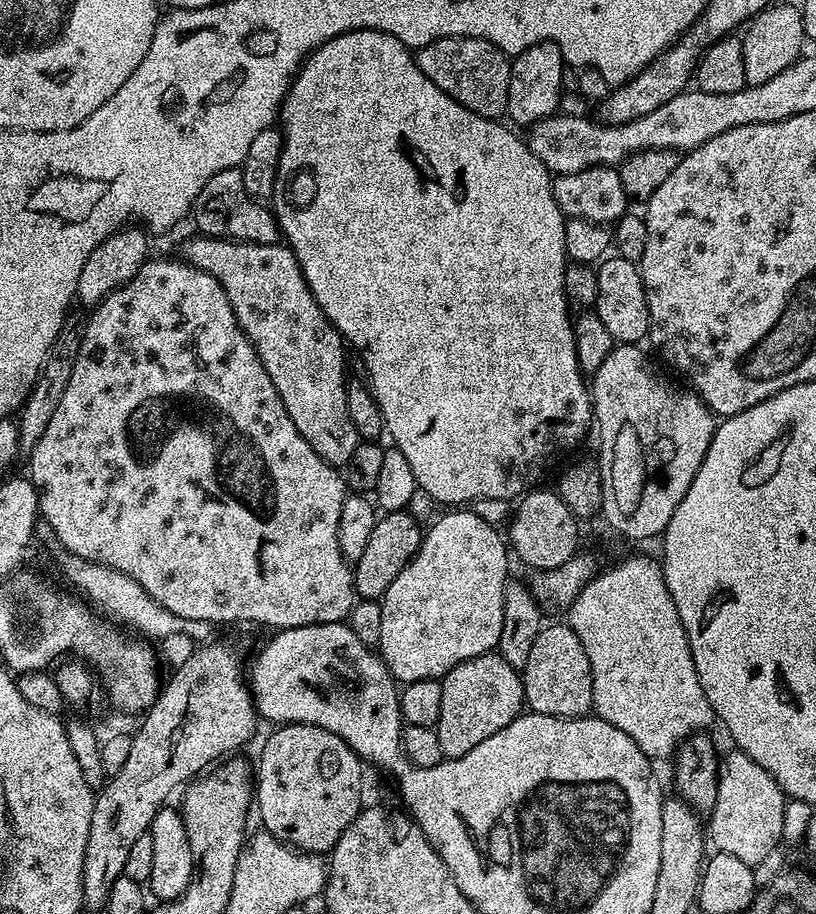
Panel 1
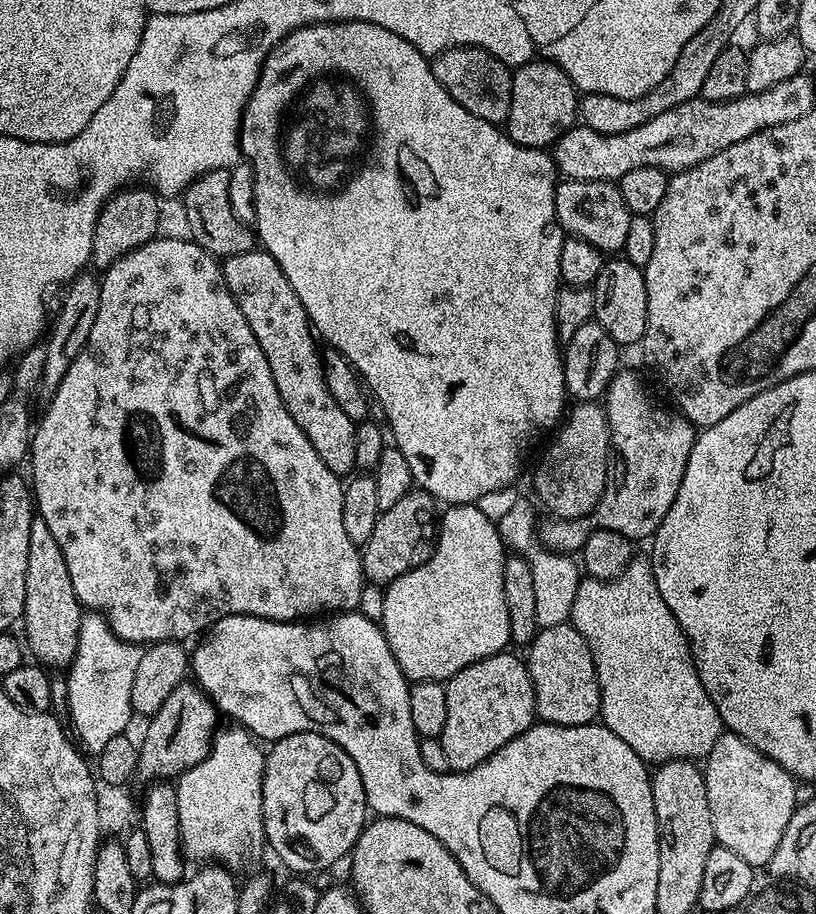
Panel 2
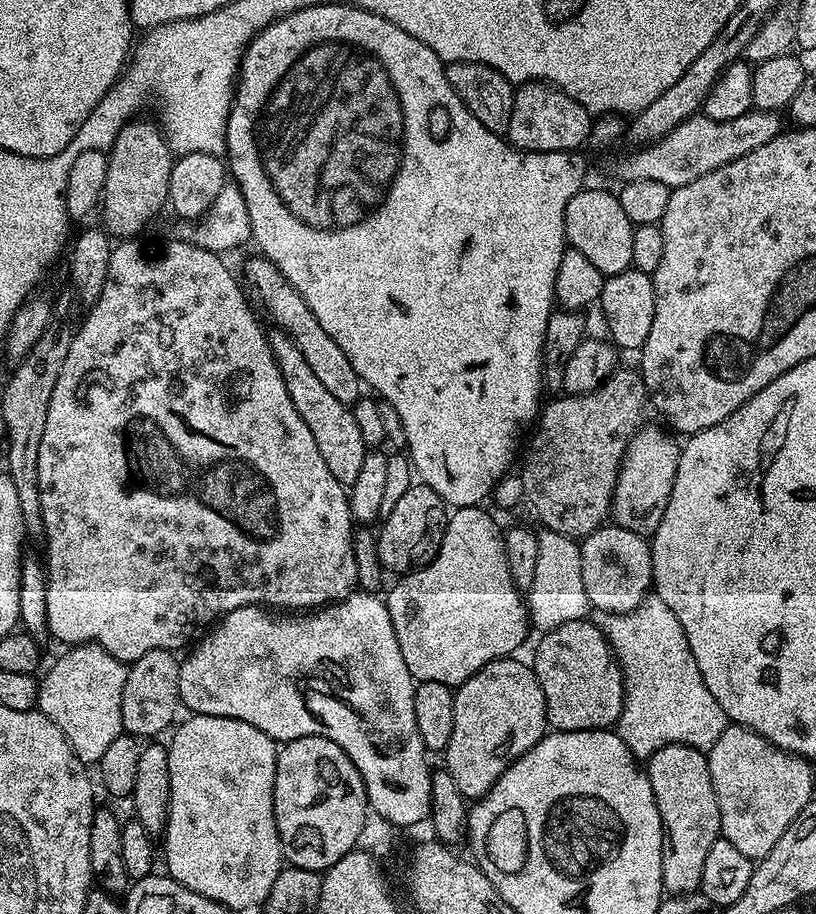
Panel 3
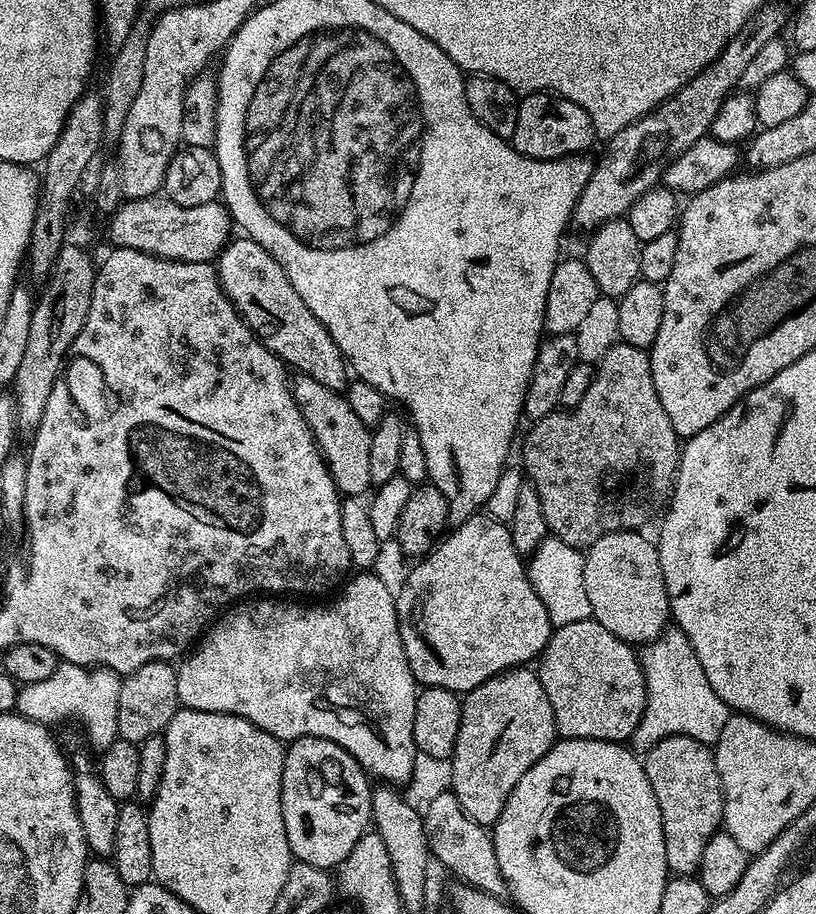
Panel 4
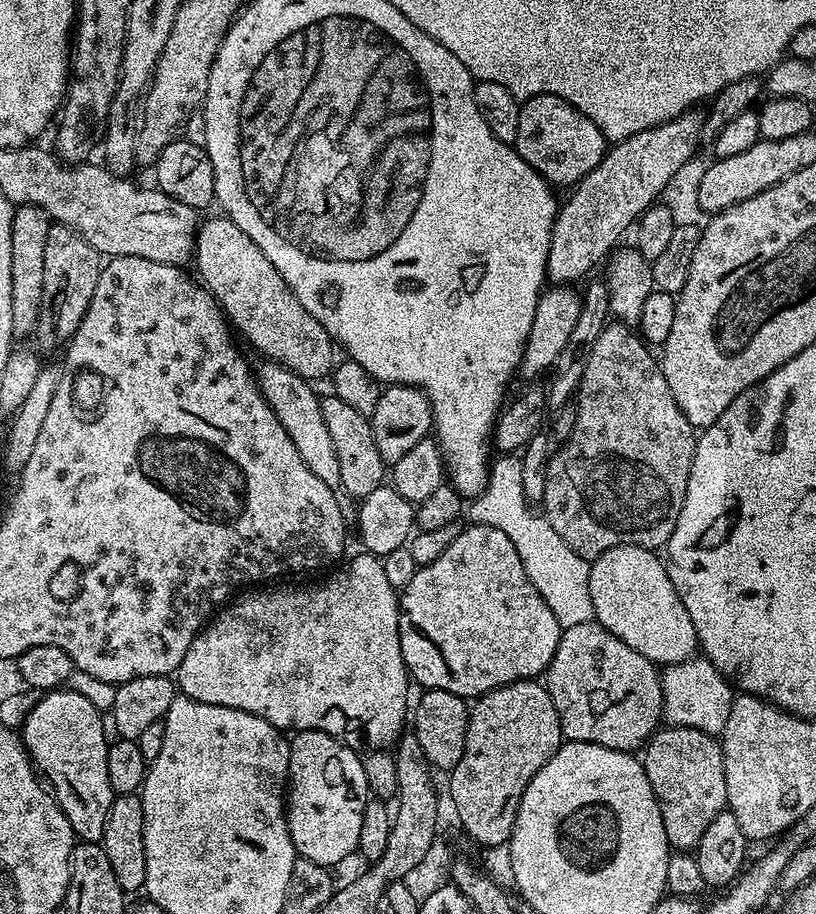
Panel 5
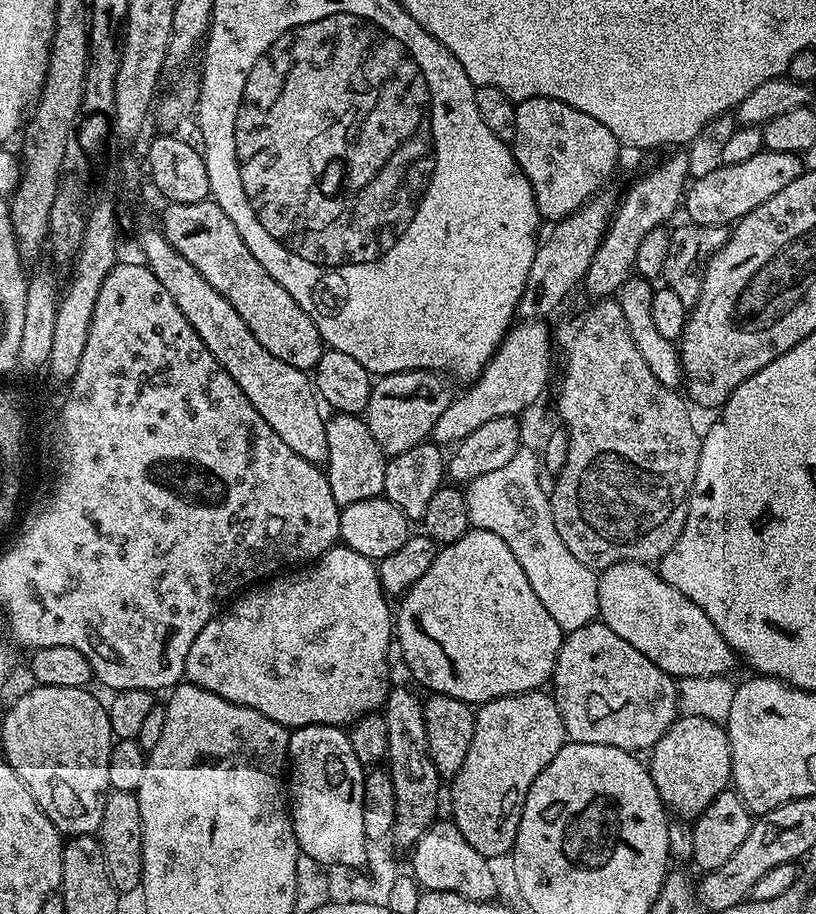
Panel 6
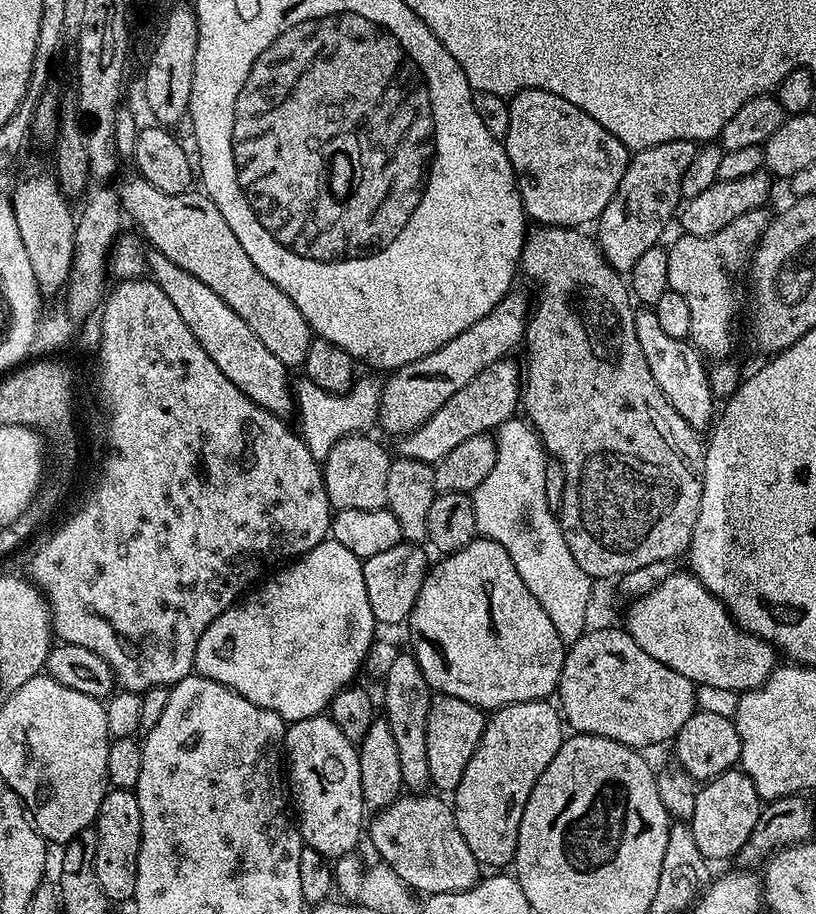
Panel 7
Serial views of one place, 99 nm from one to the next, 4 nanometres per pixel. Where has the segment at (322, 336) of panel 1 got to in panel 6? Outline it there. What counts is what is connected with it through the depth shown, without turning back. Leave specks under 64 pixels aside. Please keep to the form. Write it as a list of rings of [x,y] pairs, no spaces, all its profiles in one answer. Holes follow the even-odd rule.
[[[338,412],[327,417],[325,428],[329,446],[326,475],[334,502],[343,506],[381,495],[386,478],[386,457],[378,442],[374,442],[374,434],[370,434],[368,423],[360,416]]]

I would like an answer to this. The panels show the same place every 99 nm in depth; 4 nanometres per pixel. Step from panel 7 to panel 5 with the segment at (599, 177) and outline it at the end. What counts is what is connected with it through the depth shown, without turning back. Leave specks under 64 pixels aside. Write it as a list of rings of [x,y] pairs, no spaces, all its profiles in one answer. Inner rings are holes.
[[[535,96],[520,104],[518,132],[514,143],[516,153],[549,184],[579,184],[604,157],[606,141],[602,130],[574,106],[557,96]]]

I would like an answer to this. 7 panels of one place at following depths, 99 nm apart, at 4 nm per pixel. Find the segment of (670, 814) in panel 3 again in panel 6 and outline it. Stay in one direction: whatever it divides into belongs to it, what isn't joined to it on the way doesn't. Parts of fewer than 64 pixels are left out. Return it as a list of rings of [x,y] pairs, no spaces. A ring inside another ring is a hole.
[[[677,715],[676,721],[658,738],[646,760],[648,772],[665,809],[673,817],[695,821],[718,794],[732,783],[732,755],[728,730],[723,723],[701,716]]]

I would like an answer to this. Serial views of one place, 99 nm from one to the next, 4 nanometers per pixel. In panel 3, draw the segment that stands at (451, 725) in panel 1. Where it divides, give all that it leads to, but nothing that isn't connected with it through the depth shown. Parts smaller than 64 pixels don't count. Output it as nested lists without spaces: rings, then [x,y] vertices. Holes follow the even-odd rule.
[[[516,659],[495,660],[482,666],[482,670],[466,678],[454,692],[454,730],[450,733],[450,742],[444,747],[442,764],[450,778],[454,778],[454,786],[458,786],[460,793],[472,802],[485,796],[512,761],[533,748],[550,728],[542,686],[538,686],[538,678],[531,667]]]

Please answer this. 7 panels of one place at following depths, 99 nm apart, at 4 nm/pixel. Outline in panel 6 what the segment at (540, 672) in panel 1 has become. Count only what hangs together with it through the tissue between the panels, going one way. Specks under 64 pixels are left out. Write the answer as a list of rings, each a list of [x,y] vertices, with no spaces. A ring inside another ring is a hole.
[[[602,622],[582,626],[561,639],[550,681],[550,695],[556,701],[558,714],[562,714],[564,734],[571,743],[614,746],[633,754],[644,754],[654,747],[678,715],[677,681],[658,670],[646,654],[638,654],[630,642],[618,638],[618,634]]]

